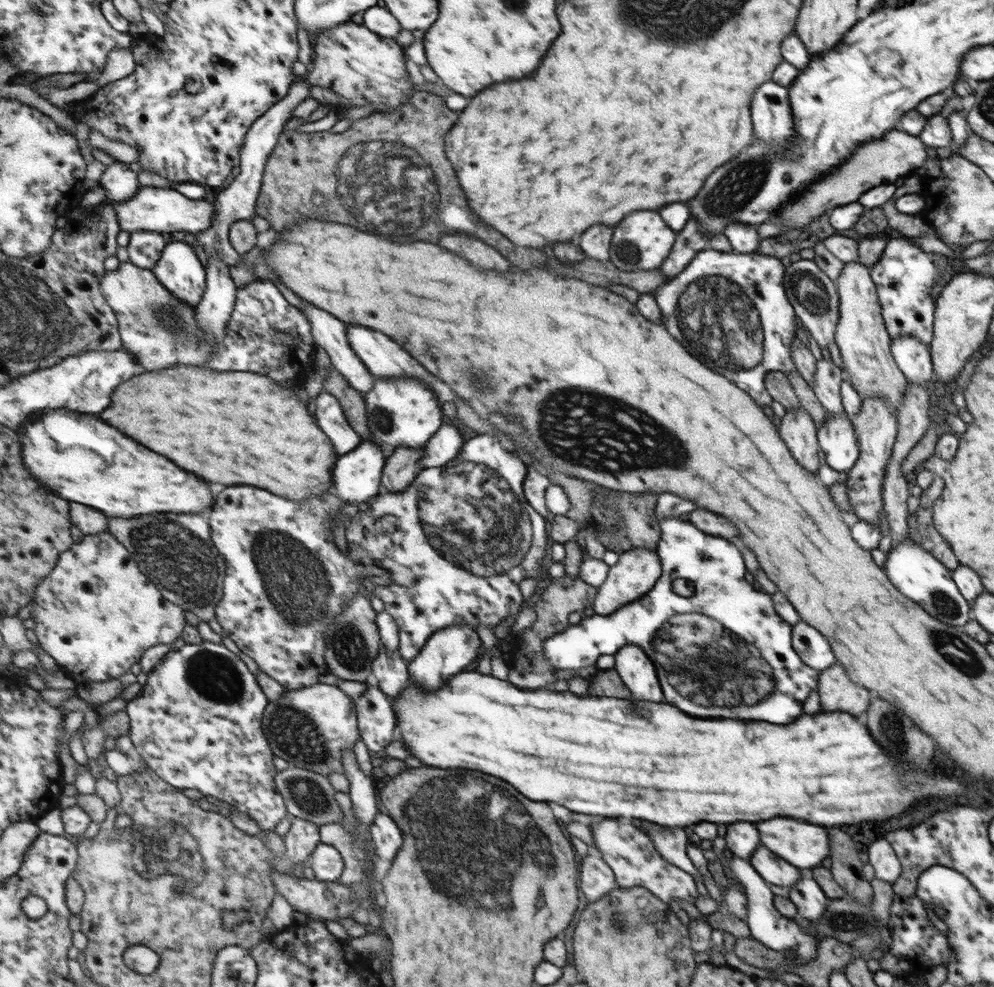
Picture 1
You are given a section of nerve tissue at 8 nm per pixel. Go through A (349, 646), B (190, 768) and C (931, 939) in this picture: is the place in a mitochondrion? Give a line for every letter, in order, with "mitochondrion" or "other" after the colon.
A: mitochondrion
B: other
C: other

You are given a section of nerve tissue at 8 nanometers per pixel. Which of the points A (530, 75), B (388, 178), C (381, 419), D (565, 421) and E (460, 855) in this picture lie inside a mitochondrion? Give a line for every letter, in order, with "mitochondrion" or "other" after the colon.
A: other
B: mitochondrion
C: mitochondrion
D: mitochondrion
E: mitochondrion

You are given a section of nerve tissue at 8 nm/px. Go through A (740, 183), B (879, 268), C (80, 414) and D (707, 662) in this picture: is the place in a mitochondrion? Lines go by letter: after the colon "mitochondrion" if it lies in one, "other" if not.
A: mitochondrion
B: other
C: other
D: mitochondrion

